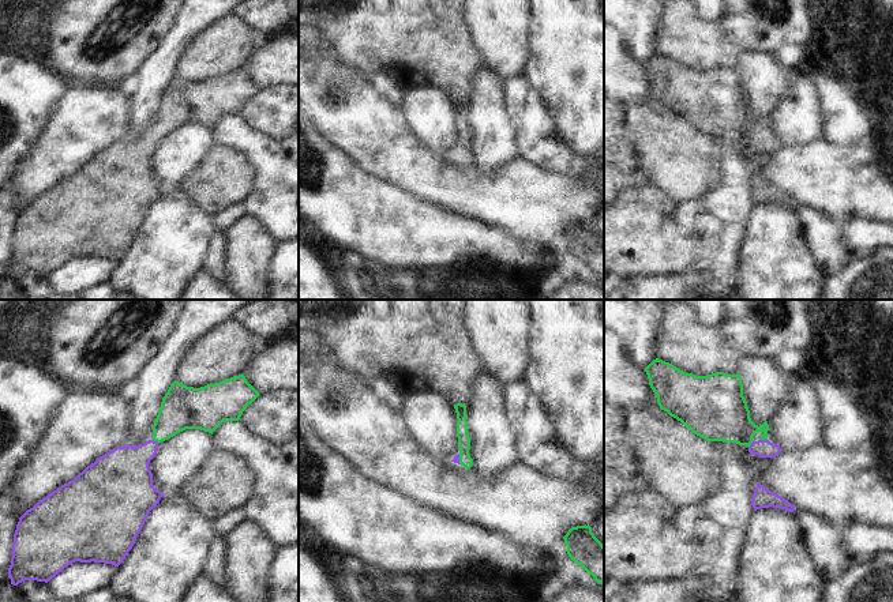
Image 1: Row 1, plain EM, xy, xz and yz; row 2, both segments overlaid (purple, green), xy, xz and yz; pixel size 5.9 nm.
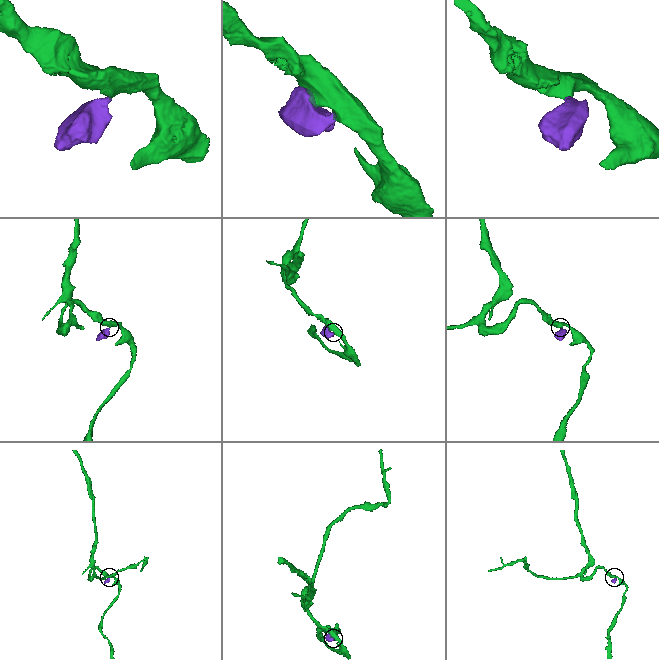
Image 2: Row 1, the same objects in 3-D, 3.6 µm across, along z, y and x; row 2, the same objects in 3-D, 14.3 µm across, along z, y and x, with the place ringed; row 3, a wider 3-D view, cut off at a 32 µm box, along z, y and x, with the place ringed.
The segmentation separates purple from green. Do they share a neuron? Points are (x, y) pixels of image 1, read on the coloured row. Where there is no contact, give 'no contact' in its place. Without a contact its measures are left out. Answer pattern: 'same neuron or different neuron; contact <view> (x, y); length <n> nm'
same neuron; contact yz (764, 440); length 50 nm

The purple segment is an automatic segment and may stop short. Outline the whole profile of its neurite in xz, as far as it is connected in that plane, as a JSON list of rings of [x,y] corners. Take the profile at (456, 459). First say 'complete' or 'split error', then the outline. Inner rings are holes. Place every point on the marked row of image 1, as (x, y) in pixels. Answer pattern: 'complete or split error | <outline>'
split error | [[[462,403],[454,405],[457,413],[457,437],[459,454],[454,456],[451,462],[458,463],[466,469],[470,469],[473,459],[469,455],[470,449],[470,437],[468,433],[468,421],[466,421],[466,406]]]

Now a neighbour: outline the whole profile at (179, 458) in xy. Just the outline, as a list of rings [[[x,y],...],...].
[[[185,429],[158,443],[158,451],[149,463],[154,488],[162,494],[177,493],[179,488],[199,470],[214,449],[213,434],[200,429]]]

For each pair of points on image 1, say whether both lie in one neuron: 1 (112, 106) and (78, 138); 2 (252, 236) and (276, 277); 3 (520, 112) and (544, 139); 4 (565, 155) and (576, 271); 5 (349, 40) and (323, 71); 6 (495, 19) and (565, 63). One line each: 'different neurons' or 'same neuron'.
1: same neuron
2: different neurons
3: same neuron
4: different neurons
5: different neurons
6: different neurons

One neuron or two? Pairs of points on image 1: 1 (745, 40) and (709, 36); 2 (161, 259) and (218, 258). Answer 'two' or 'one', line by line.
1: two
2: two

